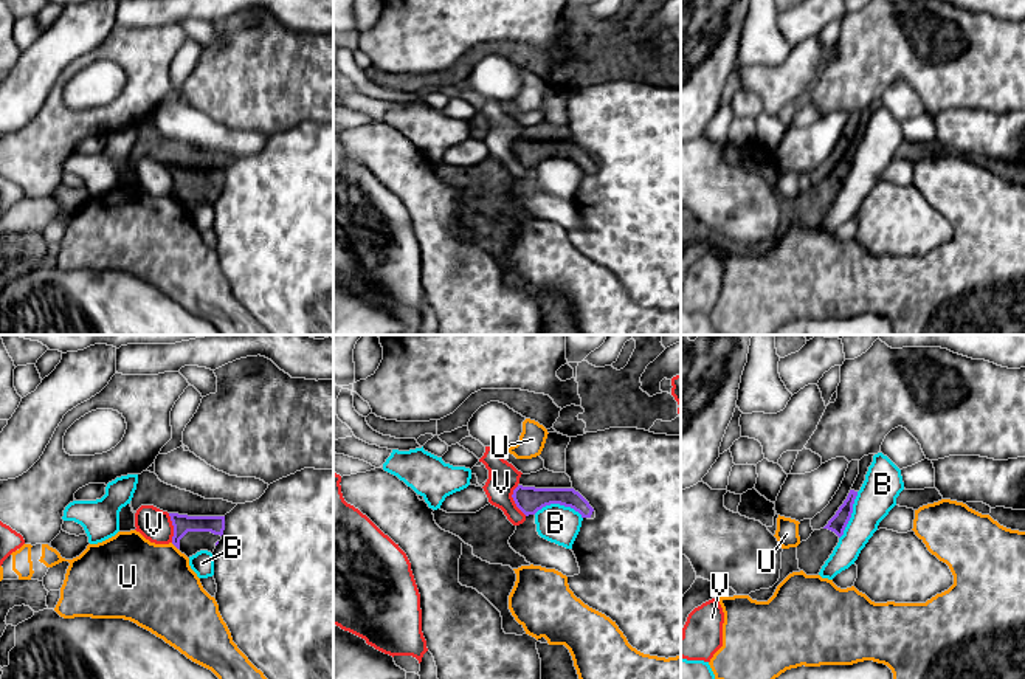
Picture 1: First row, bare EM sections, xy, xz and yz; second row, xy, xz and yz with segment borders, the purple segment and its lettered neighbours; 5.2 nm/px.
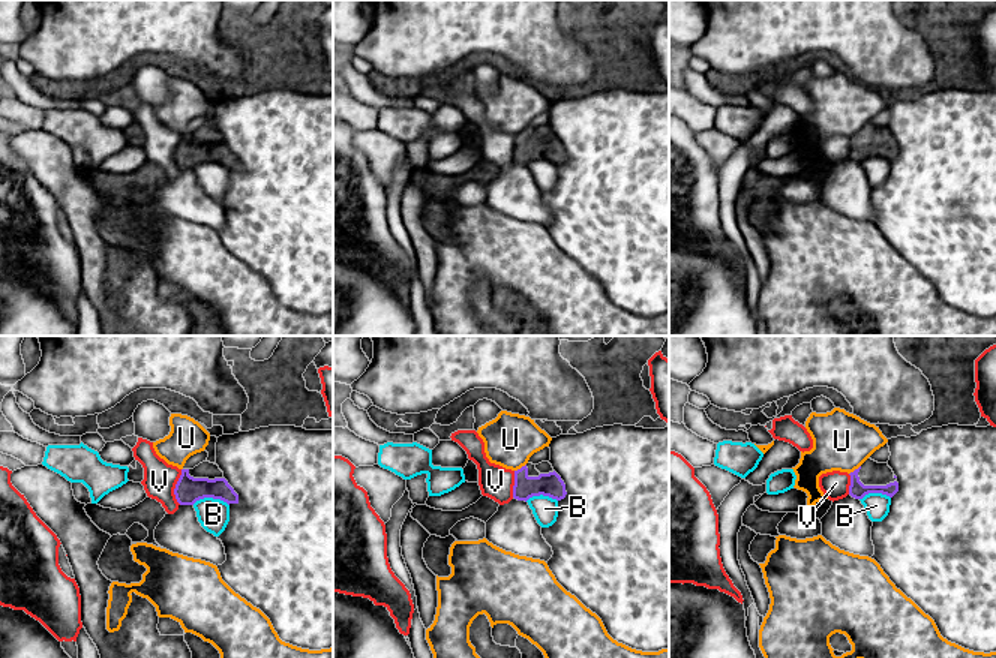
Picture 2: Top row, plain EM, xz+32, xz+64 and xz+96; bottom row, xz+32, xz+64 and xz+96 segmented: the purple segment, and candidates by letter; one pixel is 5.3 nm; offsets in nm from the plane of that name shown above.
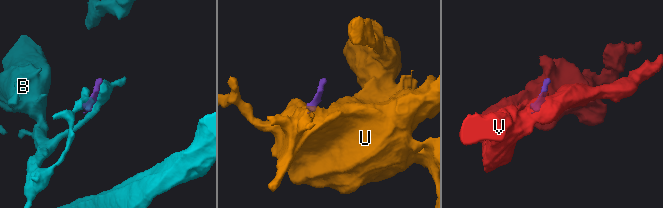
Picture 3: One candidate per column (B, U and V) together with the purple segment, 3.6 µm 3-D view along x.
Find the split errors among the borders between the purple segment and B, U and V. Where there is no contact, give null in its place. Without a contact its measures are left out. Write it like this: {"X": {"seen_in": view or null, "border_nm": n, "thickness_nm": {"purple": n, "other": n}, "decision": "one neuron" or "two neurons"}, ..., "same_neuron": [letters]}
{"B": {"seen_in": "xz", "border_nm": 260, "thickness_nm": {"purple": 140, "other": 200}, "decision": "two neurons"}, "U": {"seen_in": "xy", "border_nm": 50, "thickness_nm": {"purple": 100, "other": 440}, "decision": "two neurons"}, "V": {"seen_in": "xz", "border_nm": 170, "thickness_nm": {"purple": 140, "other": 160}, "decision": "two neurons"}, "same_neuron": []}

